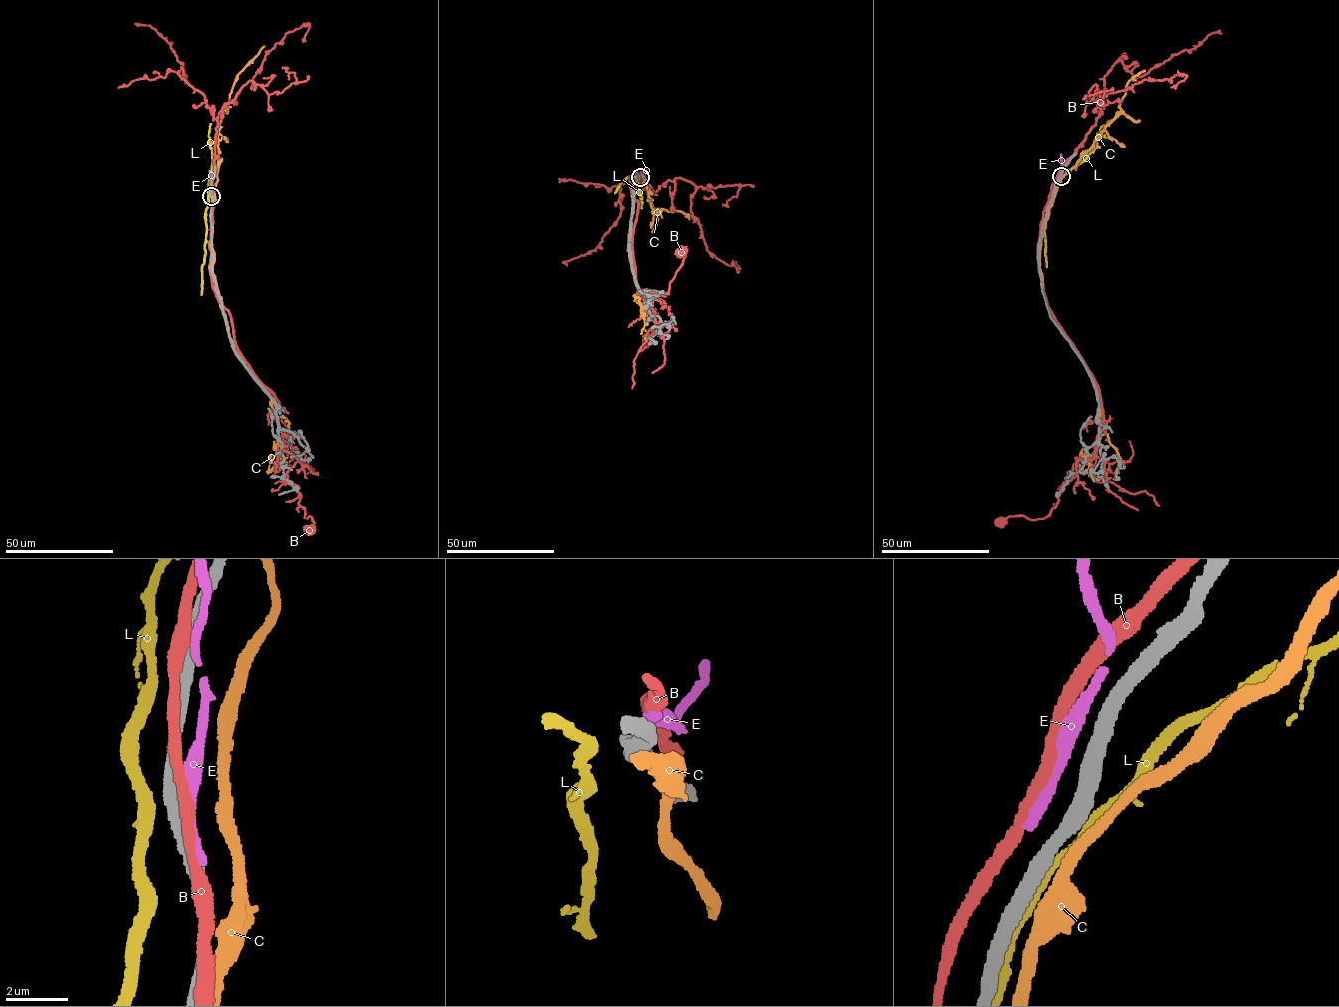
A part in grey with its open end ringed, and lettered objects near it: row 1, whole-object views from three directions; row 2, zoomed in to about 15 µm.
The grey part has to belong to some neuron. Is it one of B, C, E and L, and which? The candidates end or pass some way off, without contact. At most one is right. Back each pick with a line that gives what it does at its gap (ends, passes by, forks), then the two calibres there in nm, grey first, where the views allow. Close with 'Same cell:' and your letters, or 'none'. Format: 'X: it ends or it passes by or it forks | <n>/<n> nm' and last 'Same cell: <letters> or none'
L: it passes by | 480/320 nm
Same cell: L

